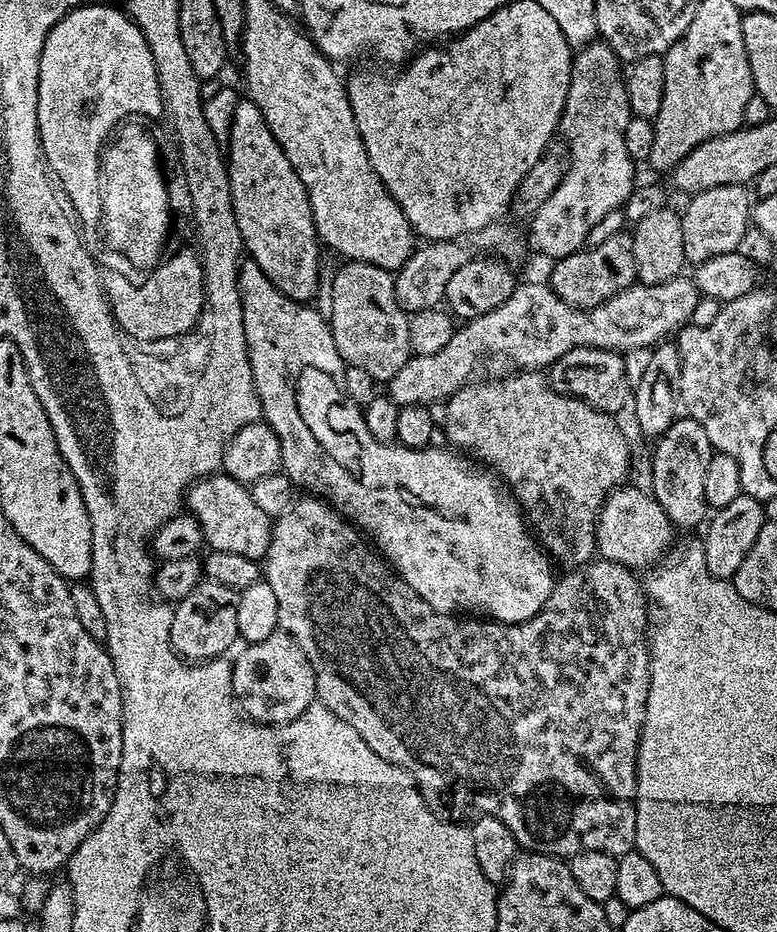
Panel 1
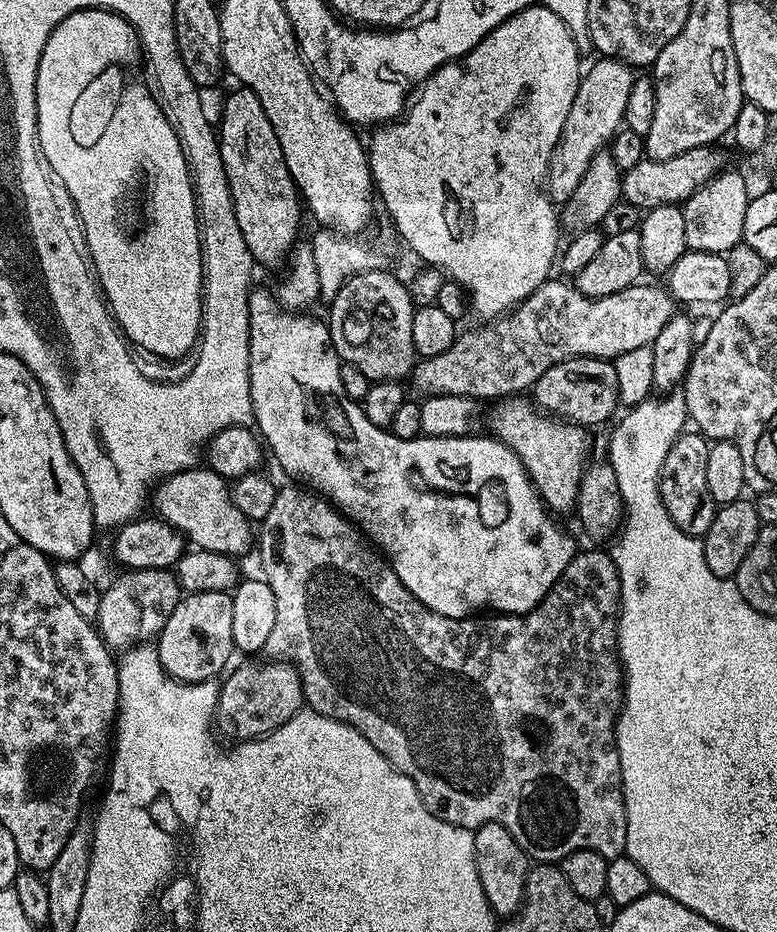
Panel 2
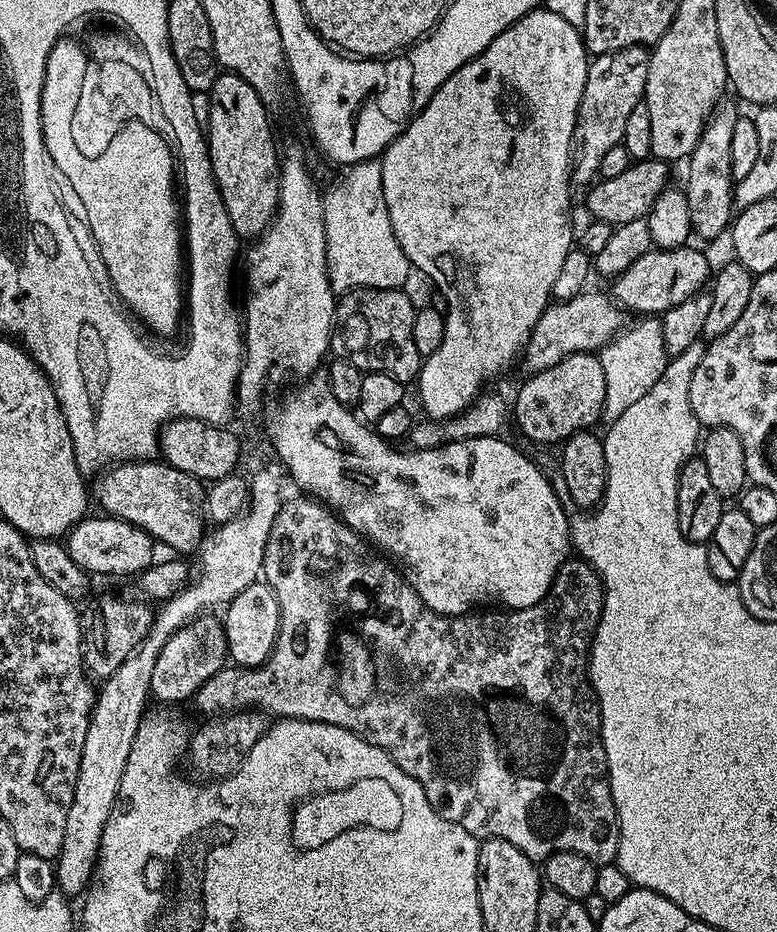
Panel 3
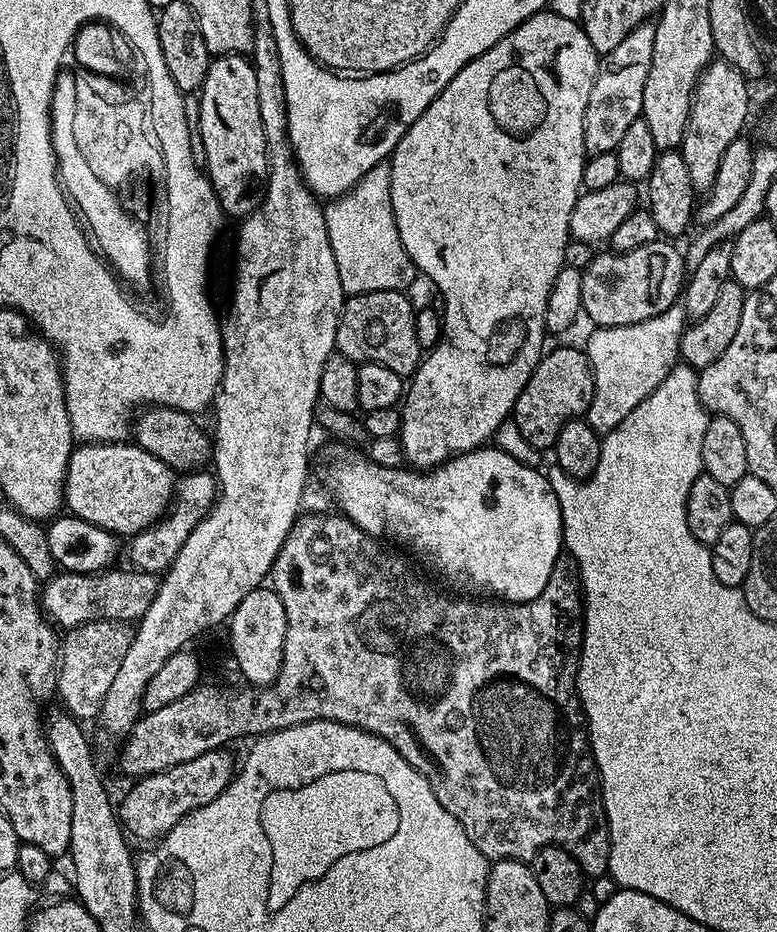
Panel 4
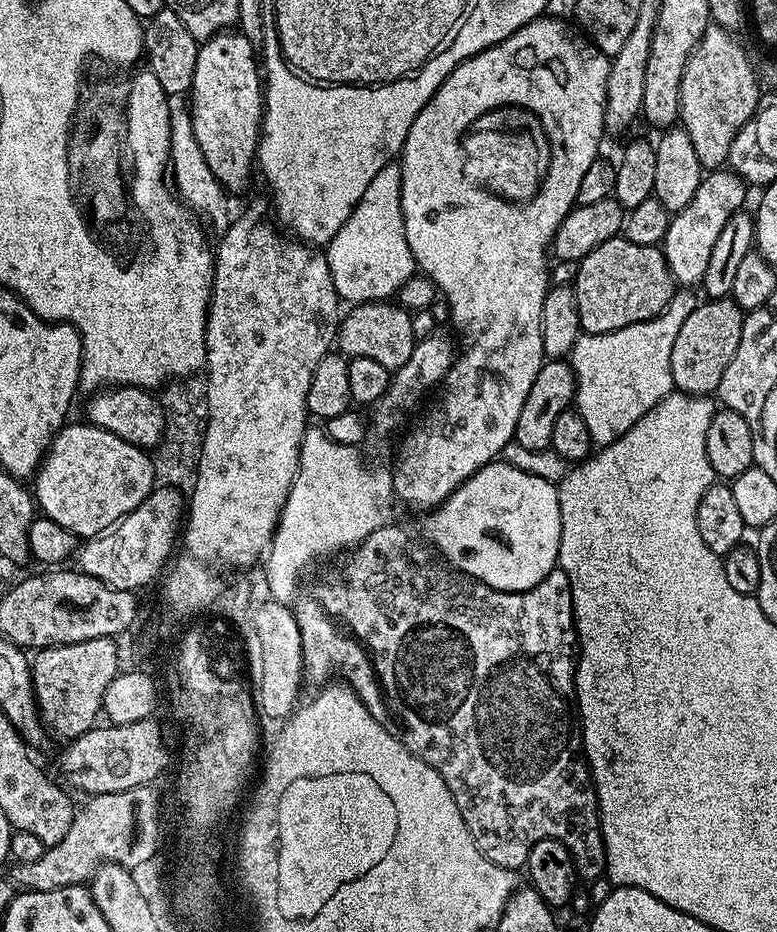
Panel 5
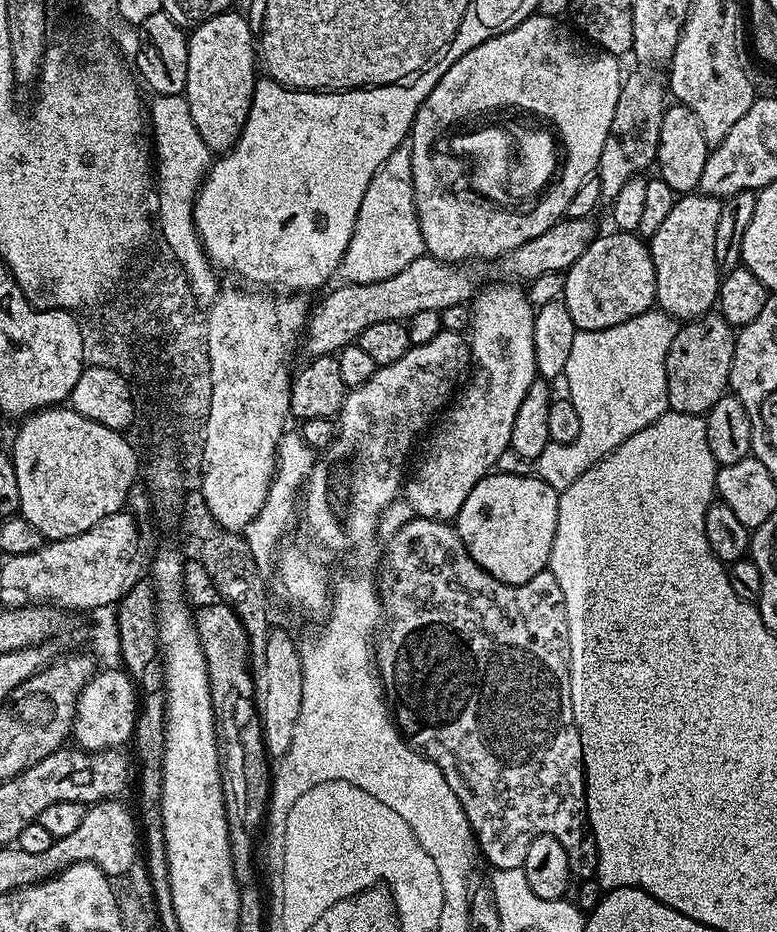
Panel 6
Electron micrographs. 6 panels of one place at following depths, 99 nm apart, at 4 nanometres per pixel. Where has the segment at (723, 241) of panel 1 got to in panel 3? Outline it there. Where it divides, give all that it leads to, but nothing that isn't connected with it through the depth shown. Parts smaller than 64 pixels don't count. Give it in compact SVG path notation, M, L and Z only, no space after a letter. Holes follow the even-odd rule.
M721 107L704 127L704 133L698 138L692 155L686 161L688 167L688 205L693 233L704 240L712 240L729 231L734 219L732 171L730 170L730 137L734 135L734 122L737 113Z

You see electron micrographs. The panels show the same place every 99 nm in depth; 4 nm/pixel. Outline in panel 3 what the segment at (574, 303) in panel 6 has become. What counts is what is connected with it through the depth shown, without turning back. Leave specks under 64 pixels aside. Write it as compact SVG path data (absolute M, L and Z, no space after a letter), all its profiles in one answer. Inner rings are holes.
M693 246L683 248L656 248L653 251L642 254L638 262L631 264L621 276L611 281L610 295L621 308L632 312L644 312L640 314L662 314L682 302L686 302L691 296L697 295L700 288L709 283L710 268L708 272L708 260Z

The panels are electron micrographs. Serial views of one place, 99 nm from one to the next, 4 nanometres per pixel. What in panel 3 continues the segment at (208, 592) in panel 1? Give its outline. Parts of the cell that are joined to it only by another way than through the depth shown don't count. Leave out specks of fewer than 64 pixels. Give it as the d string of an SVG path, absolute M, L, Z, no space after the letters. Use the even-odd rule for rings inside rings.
M212 614L196 617L174 633L162 646L158 660L154 662L154 674L150 678L151 695L165 705L173 706L179 700L191 701L196 691L226 664L228 643L224 637L224 625Z

